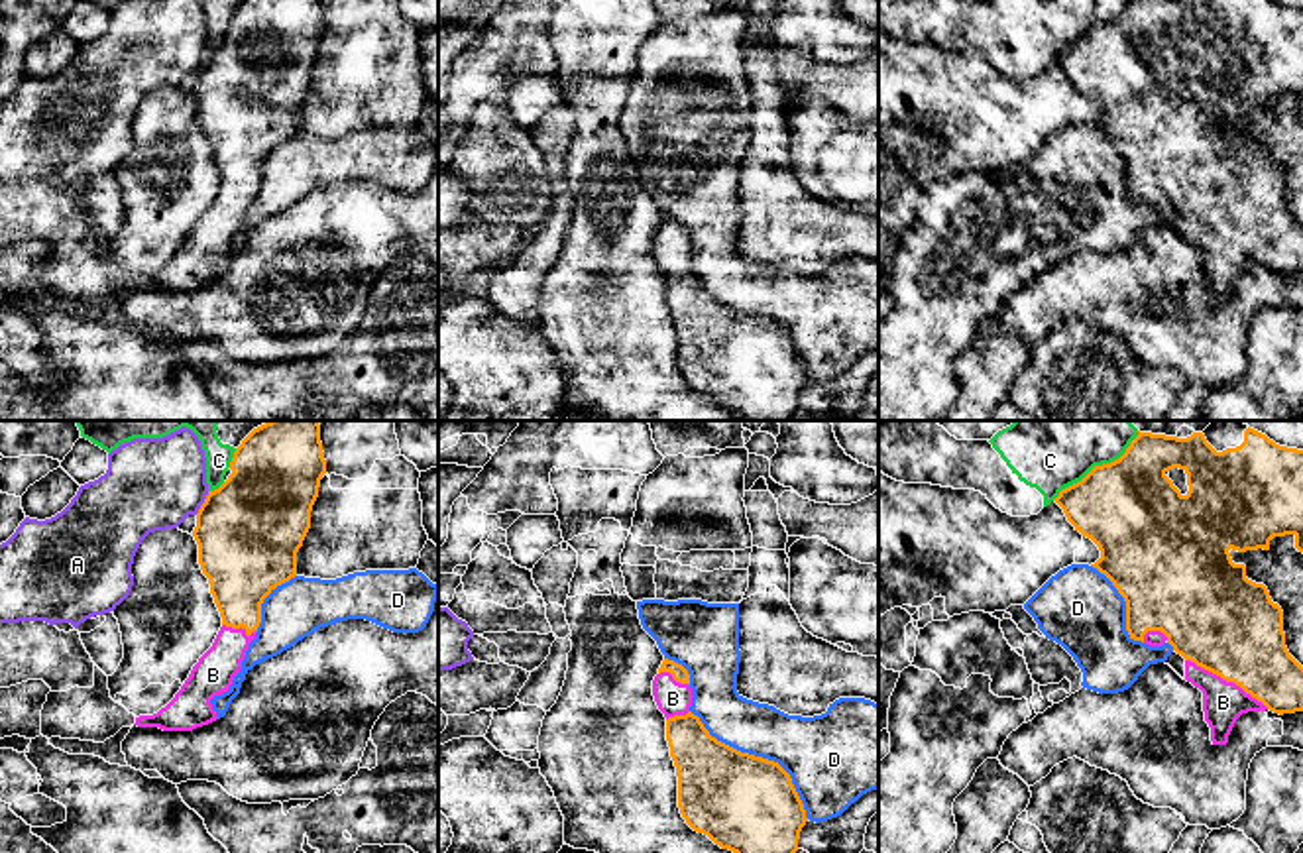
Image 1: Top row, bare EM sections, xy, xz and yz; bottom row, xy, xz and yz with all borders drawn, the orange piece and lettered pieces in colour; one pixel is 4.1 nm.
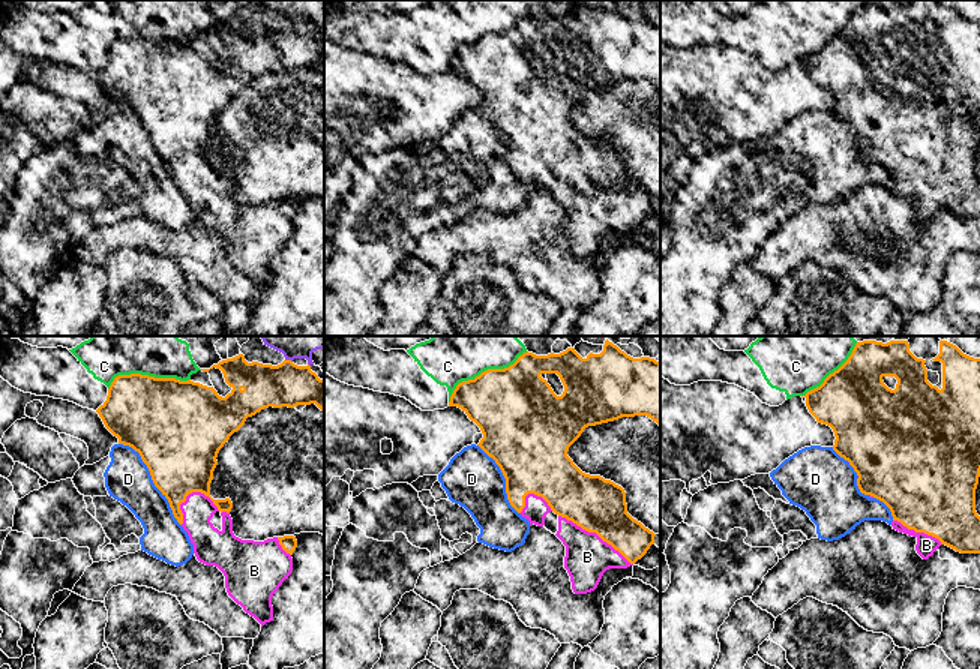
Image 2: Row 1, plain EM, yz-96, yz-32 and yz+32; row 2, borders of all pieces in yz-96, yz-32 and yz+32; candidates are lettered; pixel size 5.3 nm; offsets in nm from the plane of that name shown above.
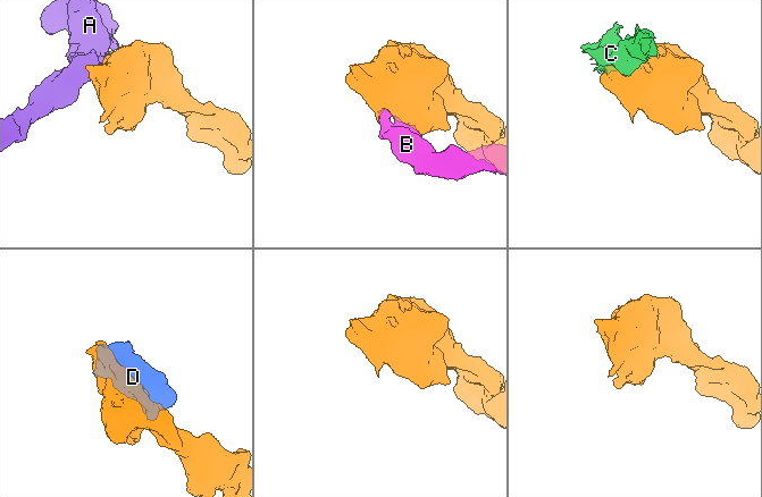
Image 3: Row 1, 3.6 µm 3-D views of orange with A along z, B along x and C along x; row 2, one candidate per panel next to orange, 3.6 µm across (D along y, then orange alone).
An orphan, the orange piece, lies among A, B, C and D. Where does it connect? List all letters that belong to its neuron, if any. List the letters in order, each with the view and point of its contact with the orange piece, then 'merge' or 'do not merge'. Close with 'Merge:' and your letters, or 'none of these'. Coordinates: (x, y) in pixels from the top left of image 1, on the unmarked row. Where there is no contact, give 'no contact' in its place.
A: xy (203, 63) | do not merge
B: yz (1227, 240) | merge
C: yz (1095, 26) | do not merge
D: xz (759, 317) | do not merge
Merge: B

